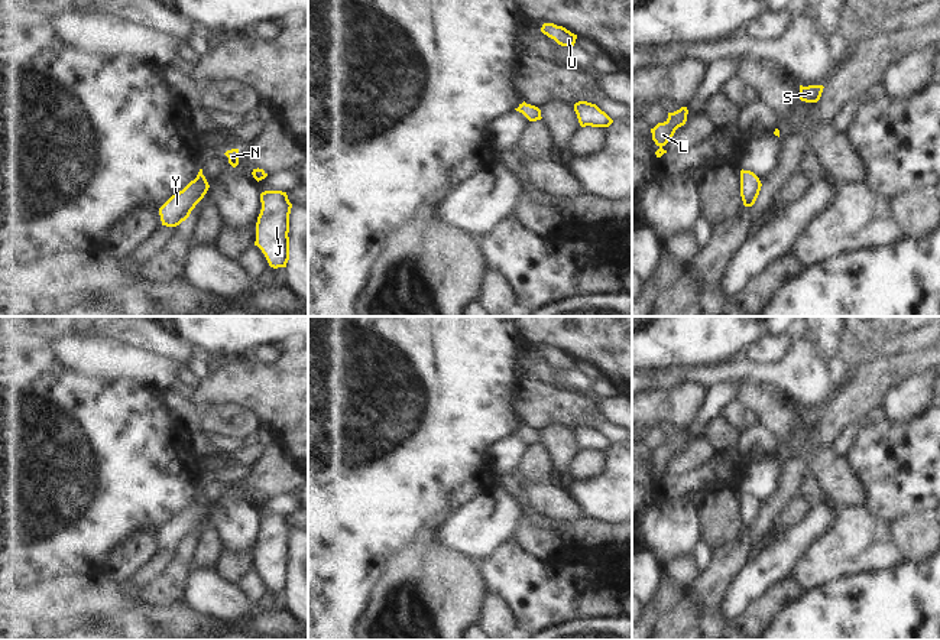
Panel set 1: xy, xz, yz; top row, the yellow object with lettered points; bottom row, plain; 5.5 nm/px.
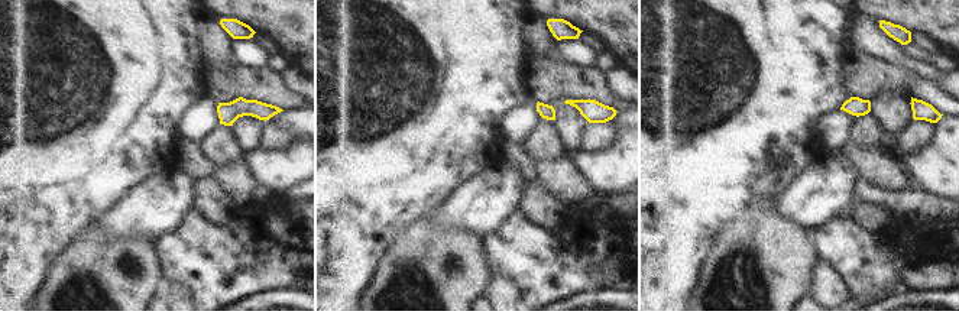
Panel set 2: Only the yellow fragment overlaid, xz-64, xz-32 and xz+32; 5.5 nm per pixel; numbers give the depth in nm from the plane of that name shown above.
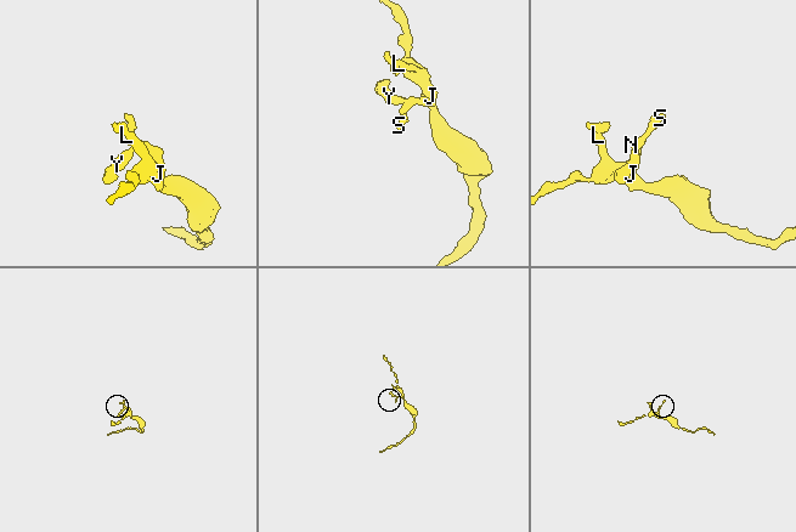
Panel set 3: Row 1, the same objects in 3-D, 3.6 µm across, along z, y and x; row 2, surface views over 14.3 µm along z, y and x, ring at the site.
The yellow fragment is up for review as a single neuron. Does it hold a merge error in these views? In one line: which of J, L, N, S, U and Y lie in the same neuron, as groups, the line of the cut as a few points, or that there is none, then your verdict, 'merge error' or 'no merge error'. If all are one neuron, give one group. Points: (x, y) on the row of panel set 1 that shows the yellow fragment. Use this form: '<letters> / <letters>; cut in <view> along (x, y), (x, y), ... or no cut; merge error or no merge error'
J L N S U Y; no cut; no merge error

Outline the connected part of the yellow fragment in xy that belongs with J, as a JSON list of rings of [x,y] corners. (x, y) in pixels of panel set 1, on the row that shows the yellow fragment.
[[[286,192],[260,194],[262,209],[256,222],[256,241],[270,267],[286,267],[289,260],[289,214],[292,204]]]

